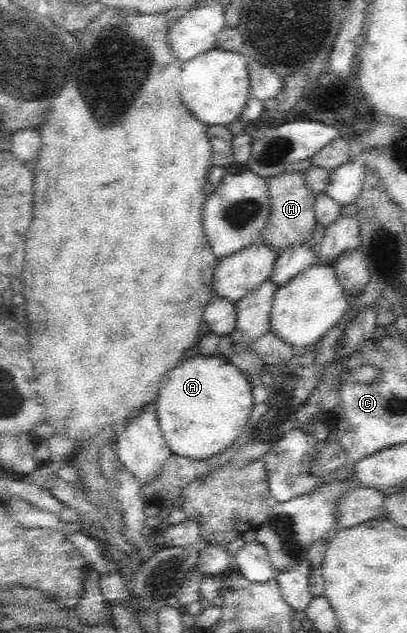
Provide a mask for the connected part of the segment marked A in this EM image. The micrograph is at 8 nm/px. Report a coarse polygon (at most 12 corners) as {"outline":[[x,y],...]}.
{"outline":[[218,354],[182,361],[153,408],[172,454],[210,459],[249,423],[252,386]]}

